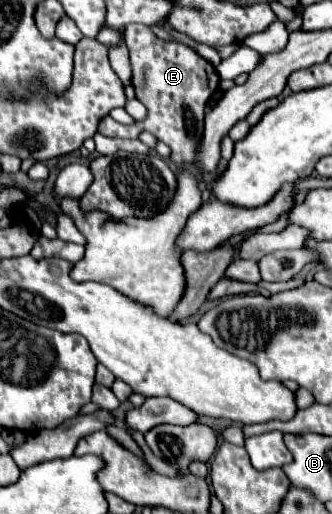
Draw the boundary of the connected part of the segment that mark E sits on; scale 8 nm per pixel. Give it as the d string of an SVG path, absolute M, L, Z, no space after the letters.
M141 24L126 27L126 46L132 62L132 86L136 90L136 98L148 110L148 116L142 122L128 126L128 138L138 138L142 130L152 132L172 148L170 160L176 166L192 166L204 130L206 104L220 84L216 68L188 46L158 40L150 28Z

